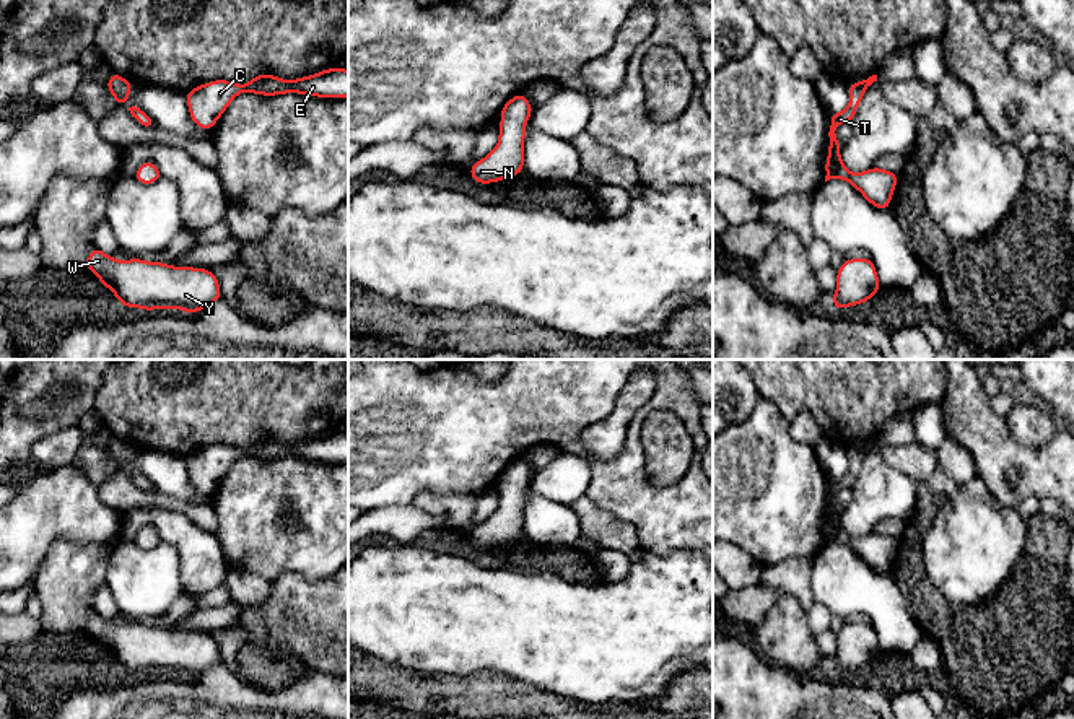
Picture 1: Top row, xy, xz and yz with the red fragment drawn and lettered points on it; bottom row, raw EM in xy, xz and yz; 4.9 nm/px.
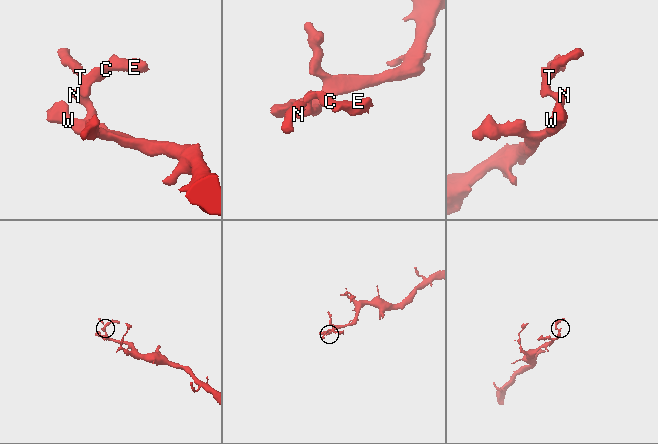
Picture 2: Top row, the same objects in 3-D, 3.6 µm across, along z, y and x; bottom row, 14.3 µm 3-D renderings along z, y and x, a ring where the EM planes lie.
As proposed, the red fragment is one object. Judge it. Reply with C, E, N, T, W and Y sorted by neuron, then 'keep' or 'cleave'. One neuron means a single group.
C E N T W Y | keep

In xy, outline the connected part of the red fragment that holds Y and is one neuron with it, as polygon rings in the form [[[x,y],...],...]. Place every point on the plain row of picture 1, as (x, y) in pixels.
[[[96,610],[85,633],[93,636],[124,672],[181,673],[195,678],[221,664],[220,646],[208,633],[172,631],[142,623],[116,625]]]

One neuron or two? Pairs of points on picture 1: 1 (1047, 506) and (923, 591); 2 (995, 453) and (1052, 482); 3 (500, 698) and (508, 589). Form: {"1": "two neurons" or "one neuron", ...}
{"1": "two neurons", "2": "one neuron", "3": "two neurons"}

